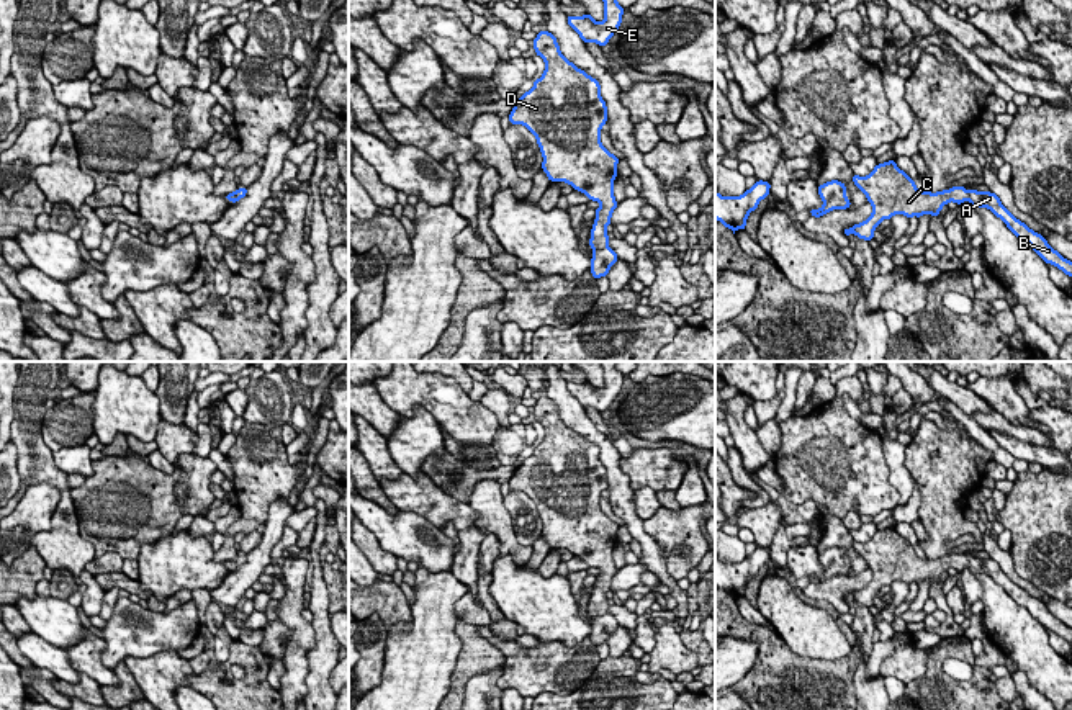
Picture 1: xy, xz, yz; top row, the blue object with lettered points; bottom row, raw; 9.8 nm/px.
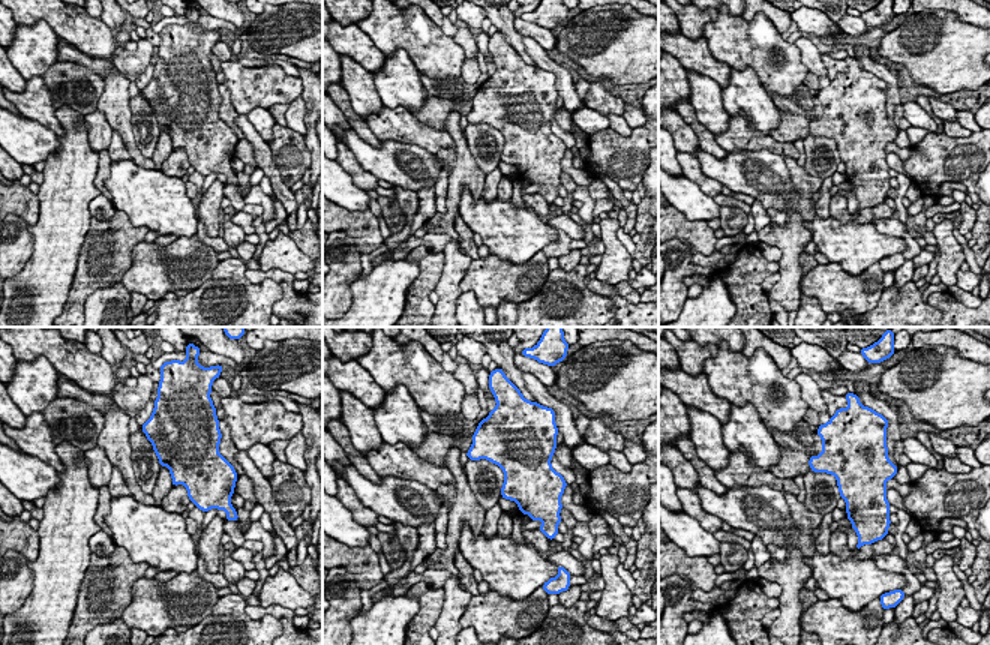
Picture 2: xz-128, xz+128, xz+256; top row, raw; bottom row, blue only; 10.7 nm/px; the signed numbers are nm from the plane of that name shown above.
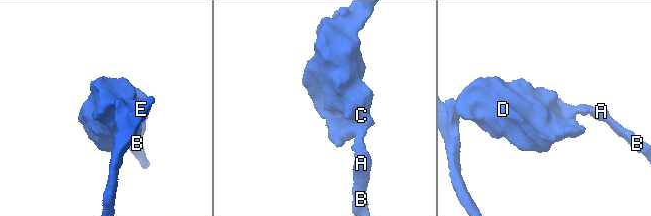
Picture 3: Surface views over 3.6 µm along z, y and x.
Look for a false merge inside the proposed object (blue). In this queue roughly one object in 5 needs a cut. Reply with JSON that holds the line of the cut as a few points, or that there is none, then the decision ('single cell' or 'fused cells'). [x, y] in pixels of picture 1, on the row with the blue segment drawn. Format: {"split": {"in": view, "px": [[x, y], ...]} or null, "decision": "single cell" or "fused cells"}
{"split": null, "decision": "single cell"}

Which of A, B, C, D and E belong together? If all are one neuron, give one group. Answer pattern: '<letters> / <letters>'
A B C D E

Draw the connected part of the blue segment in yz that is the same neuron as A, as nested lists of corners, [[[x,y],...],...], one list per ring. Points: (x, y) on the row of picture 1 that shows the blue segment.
[[[895,160],[877,164],[867,177],[853,175],[853,182],[872,204],[872,213],[866,221],[854,224],[851,229],[845,227],[846,237],[854,234],[859,239],[872,240],[881,221],[892,219],[894,214],[903,214],[910,219],[912,216],[921,218],[930,213],[935,218],[949,201],[962,204],[969,200],[974,208],[990,209],[1018,239],[1026,240],[1046,263],[1072,276],[1072,262],[1054,250],[1043,234],[1034,232],[1016,219],[992,191],[967,191],[964,186],[954,185],[949,190],[921,193],[915,182],[897,167]]]

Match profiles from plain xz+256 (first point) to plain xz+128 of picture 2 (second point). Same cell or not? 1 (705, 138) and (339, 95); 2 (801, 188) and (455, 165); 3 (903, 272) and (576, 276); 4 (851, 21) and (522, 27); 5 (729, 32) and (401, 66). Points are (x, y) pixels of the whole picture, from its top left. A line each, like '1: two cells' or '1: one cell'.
1: one cell
2: one cell
3: two cells
4: one cell
5: two cells

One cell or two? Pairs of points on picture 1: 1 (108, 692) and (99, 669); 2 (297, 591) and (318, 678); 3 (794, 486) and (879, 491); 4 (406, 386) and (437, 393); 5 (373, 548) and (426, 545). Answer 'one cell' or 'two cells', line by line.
1: two cells
2: two cells
3: one cell
4: one cell
5: two cells

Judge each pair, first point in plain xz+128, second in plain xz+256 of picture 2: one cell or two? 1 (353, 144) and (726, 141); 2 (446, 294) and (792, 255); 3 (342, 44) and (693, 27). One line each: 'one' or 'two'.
1: two
2: one
3: two

